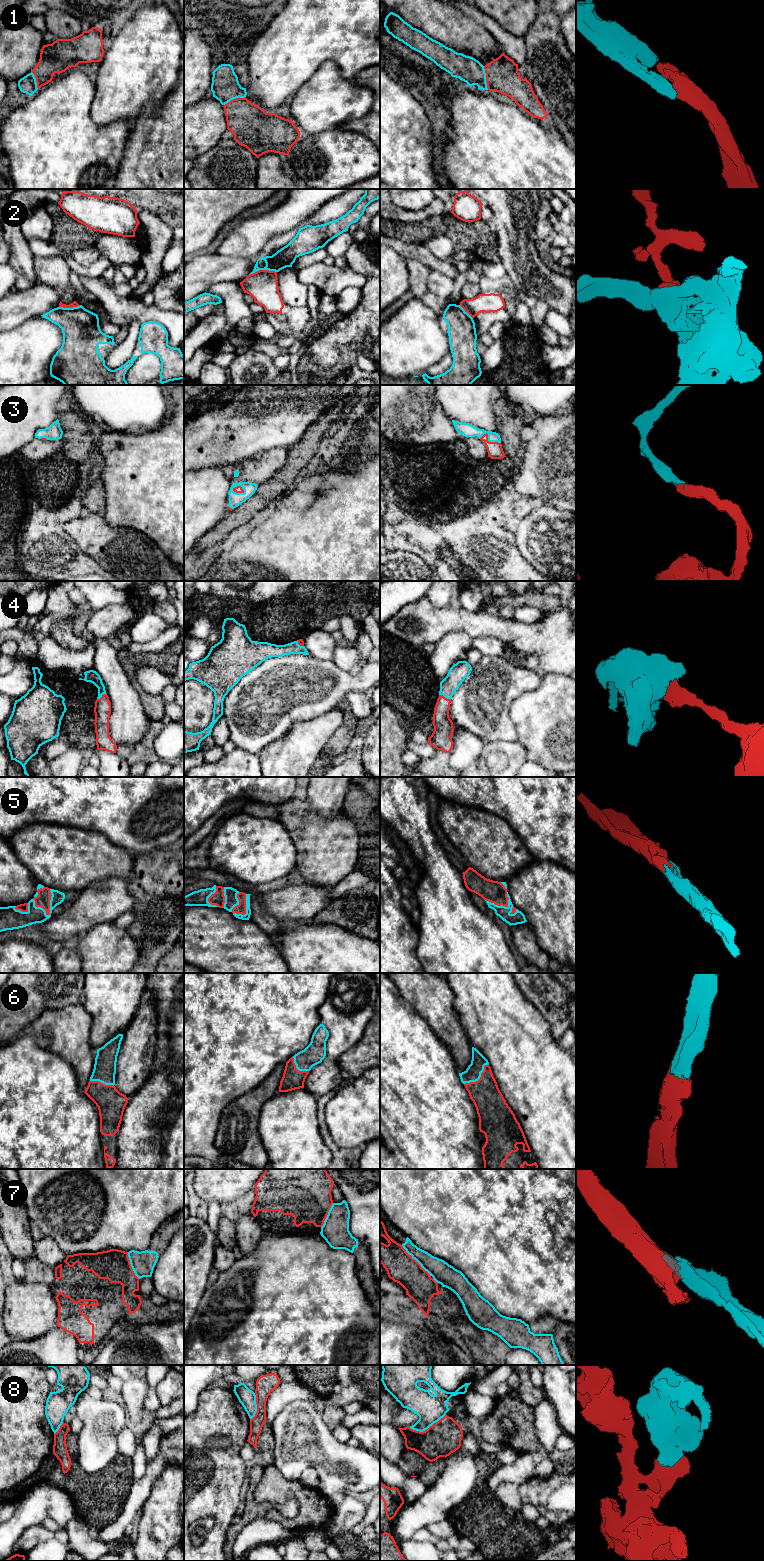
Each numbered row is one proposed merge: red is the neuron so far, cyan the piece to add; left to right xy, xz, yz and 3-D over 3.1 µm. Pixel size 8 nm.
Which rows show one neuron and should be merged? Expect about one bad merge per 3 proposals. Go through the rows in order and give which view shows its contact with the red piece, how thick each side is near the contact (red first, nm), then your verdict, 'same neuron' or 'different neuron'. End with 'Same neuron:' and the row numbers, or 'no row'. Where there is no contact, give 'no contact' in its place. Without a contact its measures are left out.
1: yz | 260/200 nm | same neuron
2: xz | 240/160 nm | different neuron
3: yz | 130/110 nm | same neuron
4: yz | 160/150 nm | same neuron
5: xy | 110/170 nm | same neuron
6: yz | 240/130 nm | same neuron
7: yz | 240/170 nm | different neuron
8: yz | 280/220 nm | different neuron
Same neuron: 1, 3, 4, 5, 6

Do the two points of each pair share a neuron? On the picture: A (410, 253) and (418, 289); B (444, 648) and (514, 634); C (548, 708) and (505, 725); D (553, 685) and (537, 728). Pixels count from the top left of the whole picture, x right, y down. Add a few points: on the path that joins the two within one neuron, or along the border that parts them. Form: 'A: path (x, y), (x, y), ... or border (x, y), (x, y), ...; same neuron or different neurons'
A: border (407, 259), (417, 259), (431, 269); different neurons
B: border (449, 632), (465, 631), (472, 638); different neurons
C: border (513, 699), (509, 717), (517, 740); different neurons
D: path (553, 696), (553, 712), (548, 717); same neuron

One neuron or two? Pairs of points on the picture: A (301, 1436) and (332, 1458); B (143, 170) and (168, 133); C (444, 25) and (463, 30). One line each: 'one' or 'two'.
A: one
B: one
C: one

